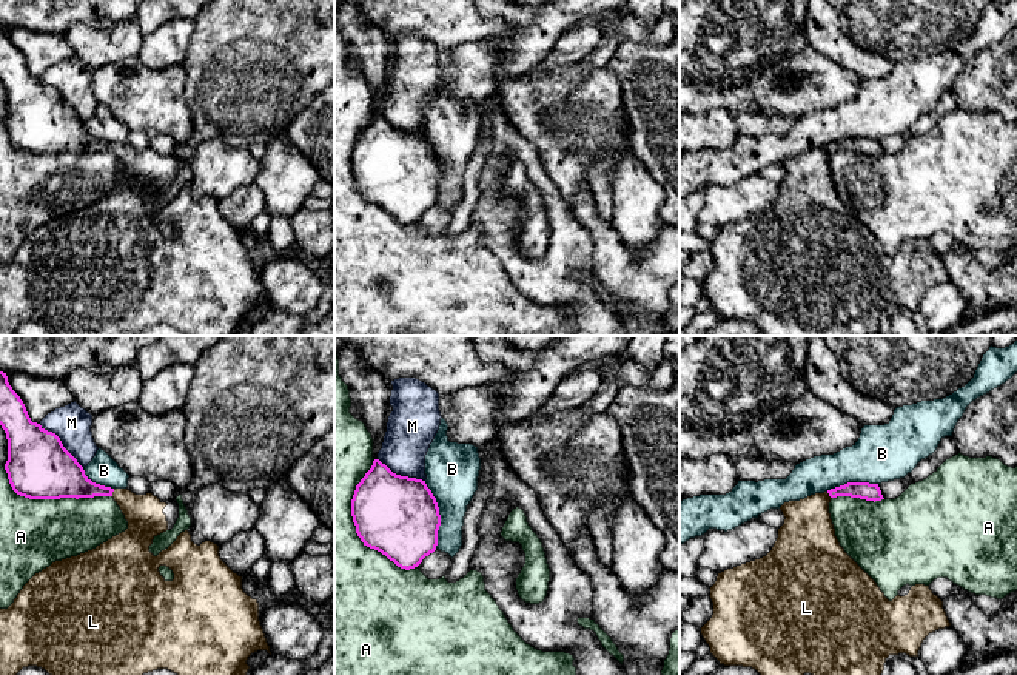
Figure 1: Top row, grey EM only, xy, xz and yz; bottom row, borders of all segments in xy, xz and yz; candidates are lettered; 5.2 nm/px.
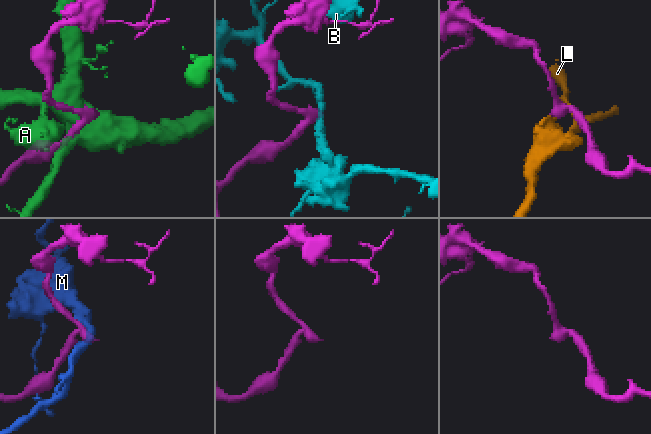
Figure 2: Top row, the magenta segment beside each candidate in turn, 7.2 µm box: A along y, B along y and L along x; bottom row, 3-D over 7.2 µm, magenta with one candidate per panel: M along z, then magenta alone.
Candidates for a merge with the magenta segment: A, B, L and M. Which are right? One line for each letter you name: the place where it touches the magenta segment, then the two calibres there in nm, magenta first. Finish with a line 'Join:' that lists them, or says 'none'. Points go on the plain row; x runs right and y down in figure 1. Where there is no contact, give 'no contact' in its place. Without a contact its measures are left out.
L: contact xy (113, 145); calibres 200 and 200 nm
Join: L

